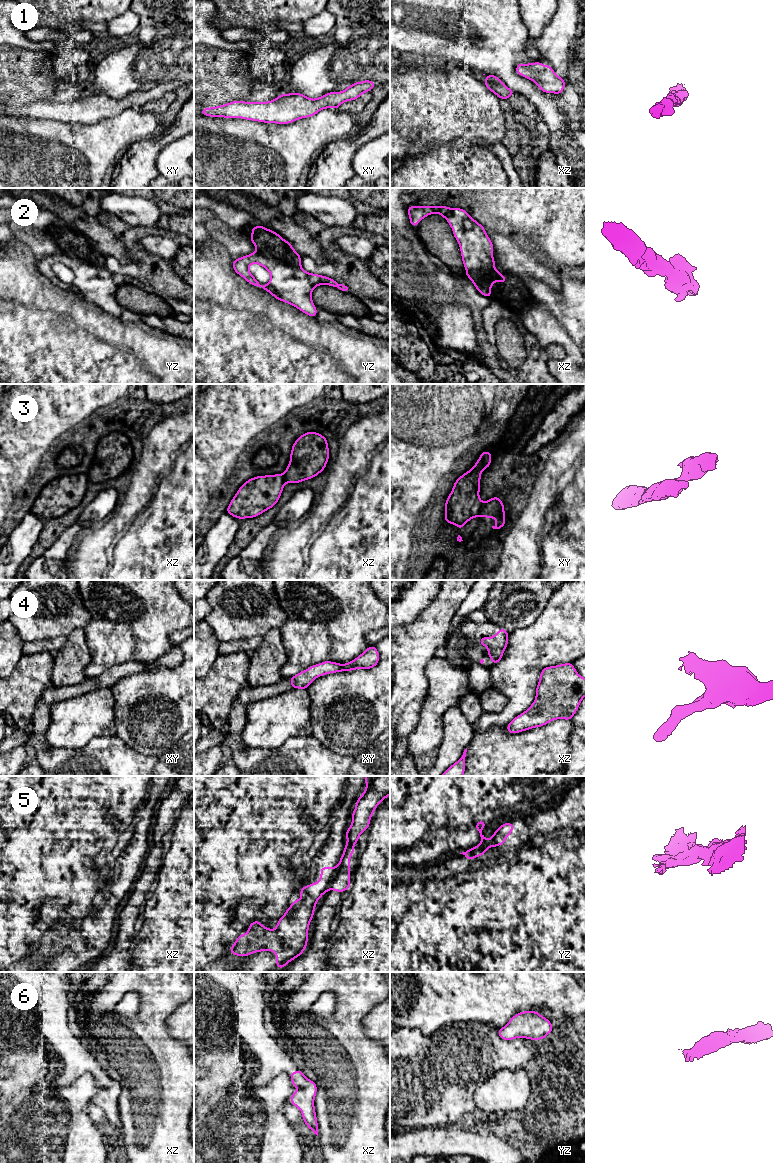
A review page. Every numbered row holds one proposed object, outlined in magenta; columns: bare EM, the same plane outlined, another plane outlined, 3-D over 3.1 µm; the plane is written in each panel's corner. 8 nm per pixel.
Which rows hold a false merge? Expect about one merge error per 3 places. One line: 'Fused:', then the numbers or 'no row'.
Fused: 2, 3, 5

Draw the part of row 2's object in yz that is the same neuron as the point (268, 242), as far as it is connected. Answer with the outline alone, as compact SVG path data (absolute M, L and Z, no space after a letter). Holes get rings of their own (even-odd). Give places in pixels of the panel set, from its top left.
M261 225L252 227L251 242L258 252L270 255L277 260L296 267L301 266L301 256L292 245L276 232Z

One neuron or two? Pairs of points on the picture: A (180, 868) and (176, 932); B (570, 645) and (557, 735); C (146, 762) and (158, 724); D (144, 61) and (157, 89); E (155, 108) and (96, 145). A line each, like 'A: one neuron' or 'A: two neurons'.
A: one neuron
B: two neurons
C: two neurons
D: two neurons
E: two neurons

